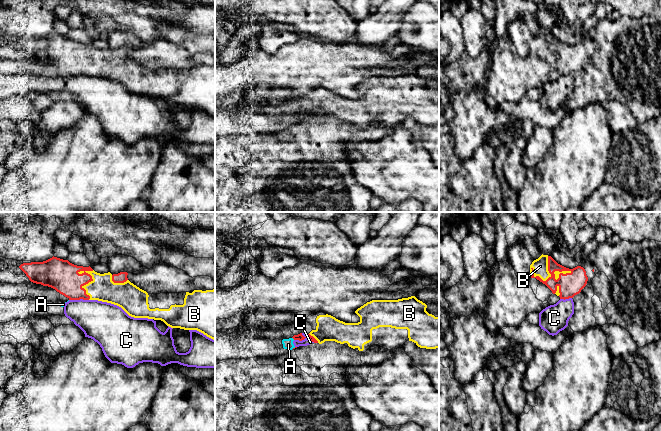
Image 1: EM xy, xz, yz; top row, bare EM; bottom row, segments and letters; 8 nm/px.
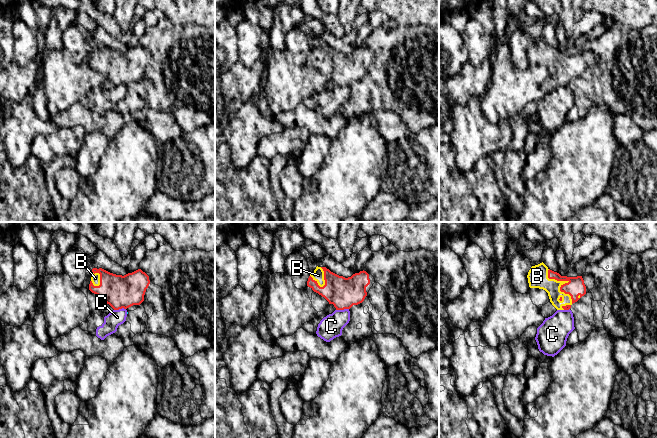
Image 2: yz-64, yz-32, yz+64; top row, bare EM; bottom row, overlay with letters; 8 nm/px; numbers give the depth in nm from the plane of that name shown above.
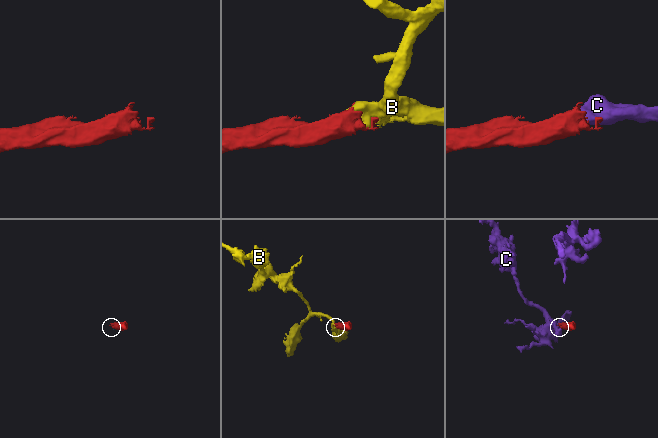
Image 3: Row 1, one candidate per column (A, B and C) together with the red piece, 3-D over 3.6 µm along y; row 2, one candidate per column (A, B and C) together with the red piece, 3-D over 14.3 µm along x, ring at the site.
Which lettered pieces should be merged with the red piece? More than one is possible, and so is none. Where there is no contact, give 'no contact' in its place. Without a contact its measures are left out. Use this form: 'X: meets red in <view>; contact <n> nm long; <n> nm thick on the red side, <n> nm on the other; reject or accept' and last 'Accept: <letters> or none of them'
A: meets red in xz; contact 30 nm long; 60 nm thick on the red side, 80 nm on the other; reject
B: meets red in xy; contact 260 nm long; 260 nm thick on the red side, 200 nm on the other; accept
C: meets red in xz; contact 170 nm long; 60 nm thick on the red side, 60 nm on the other; reject
Accept: B

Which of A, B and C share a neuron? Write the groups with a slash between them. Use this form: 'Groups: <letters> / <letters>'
Groups: A C / B

